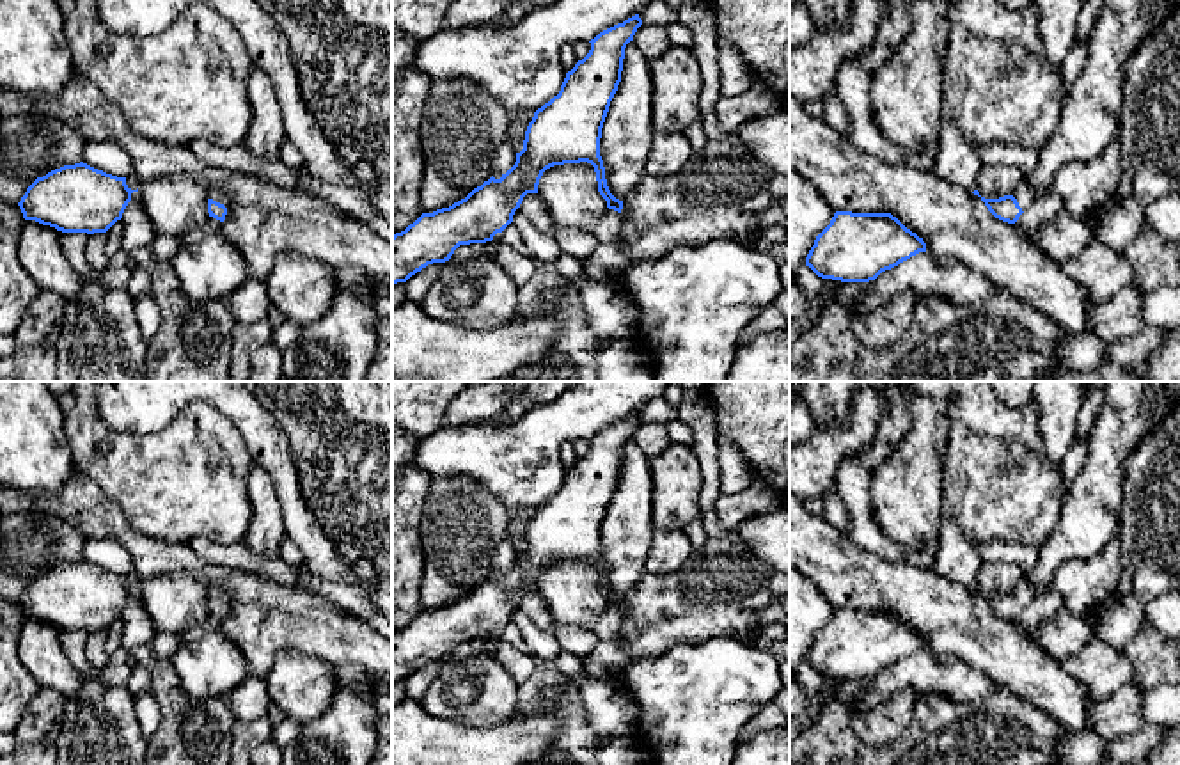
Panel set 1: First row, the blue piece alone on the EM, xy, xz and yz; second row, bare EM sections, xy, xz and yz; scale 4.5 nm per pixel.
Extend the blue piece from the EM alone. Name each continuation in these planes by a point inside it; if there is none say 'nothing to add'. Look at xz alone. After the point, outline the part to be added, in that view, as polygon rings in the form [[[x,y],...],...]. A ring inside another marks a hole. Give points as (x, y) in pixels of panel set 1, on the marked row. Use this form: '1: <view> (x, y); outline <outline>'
nothing to add

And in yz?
1: yz (1026, 196); outline [[[1022,181],[1011,195],[1017,199],[1022,211],[1026,211],[1033,204],[1038,204],[1045,197],[1043,192],[1026,181]]]

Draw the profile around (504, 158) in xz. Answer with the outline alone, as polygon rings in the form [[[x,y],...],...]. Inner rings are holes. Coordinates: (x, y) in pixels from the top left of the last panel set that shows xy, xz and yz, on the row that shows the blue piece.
[[[507,137],[492,160],[492,170],[493,170],[492,176],[495,179],[500,179],[515,165],[515,162],[516,162],[516,153]]]

